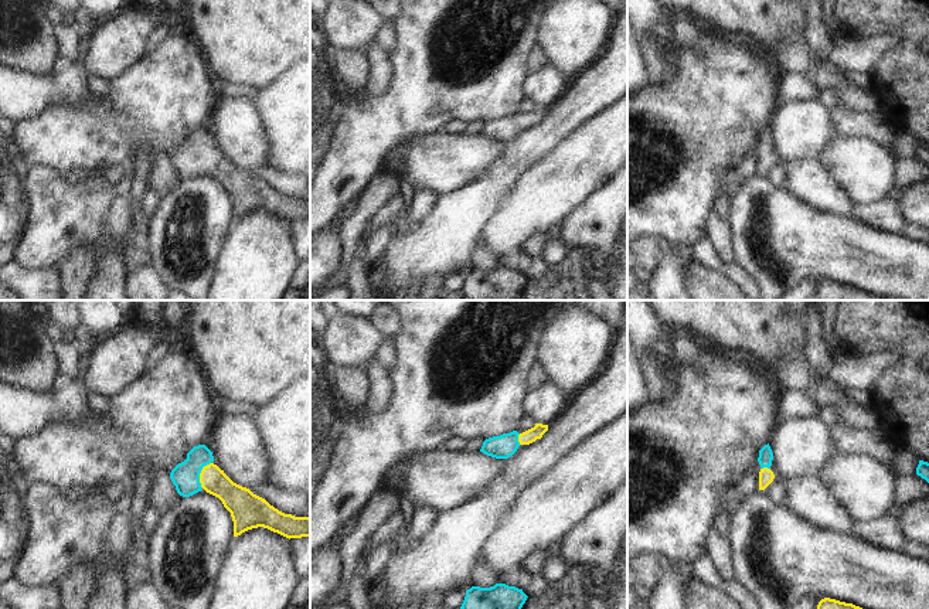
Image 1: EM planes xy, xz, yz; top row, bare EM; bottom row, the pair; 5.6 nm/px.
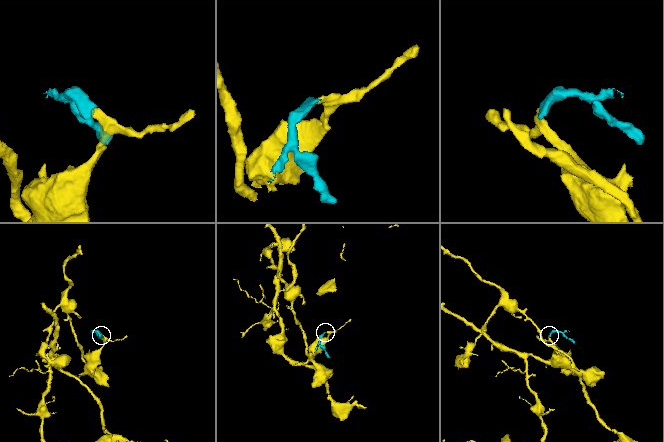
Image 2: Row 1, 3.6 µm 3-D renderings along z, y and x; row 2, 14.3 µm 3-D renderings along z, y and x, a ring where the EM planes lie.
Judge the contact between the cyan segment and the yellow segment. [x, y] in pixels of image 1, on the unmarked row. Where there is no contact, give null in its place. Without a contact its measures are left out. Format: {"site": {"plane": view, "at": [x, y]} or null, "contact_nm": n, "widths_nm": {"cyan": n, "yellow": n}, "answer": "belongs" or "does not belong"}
{"site": {"plane": "xy", "at": [200, 155]}, "contact_nm": 160, "widths_nm": {"cyan": 160, "yellow": 150}, "answer": "belongs"}

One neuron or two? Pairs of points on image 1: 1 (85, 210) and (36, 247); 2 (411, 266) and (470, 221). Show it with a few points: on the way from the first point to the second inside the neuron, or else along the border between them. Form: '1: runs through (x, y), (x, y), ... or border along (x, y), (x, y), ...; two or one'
1: runs through (72, 214), (48, 237); one
2: runs through (425, 252), (456, 224); one

